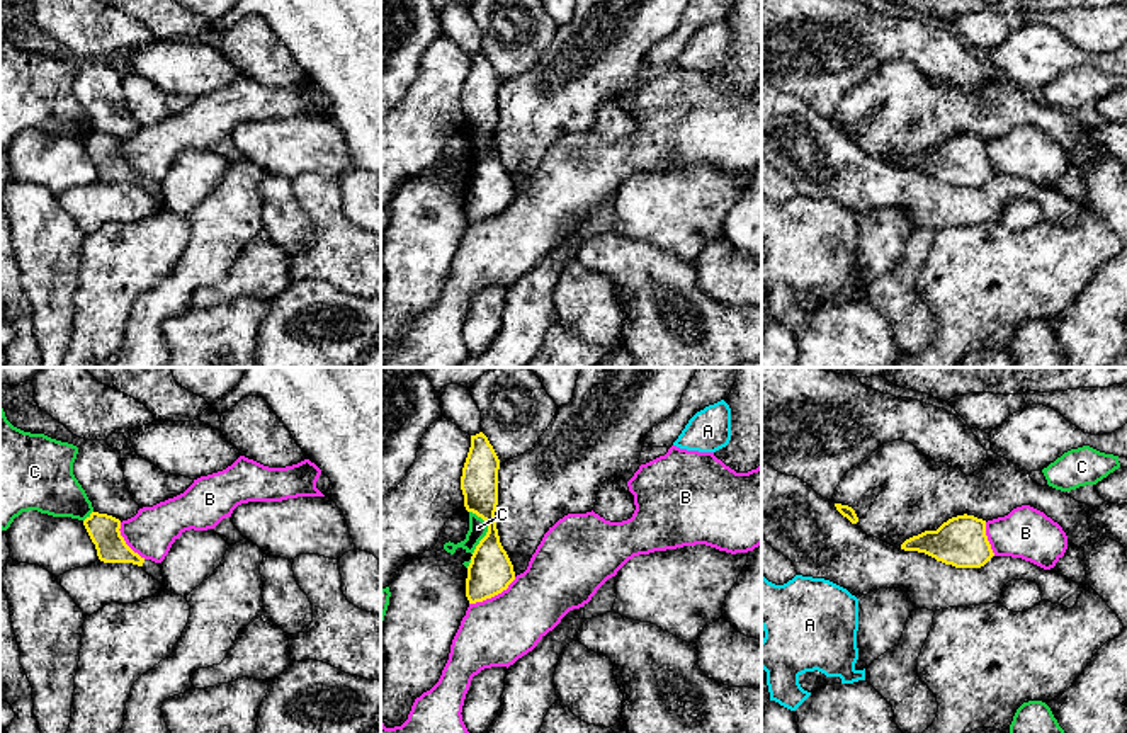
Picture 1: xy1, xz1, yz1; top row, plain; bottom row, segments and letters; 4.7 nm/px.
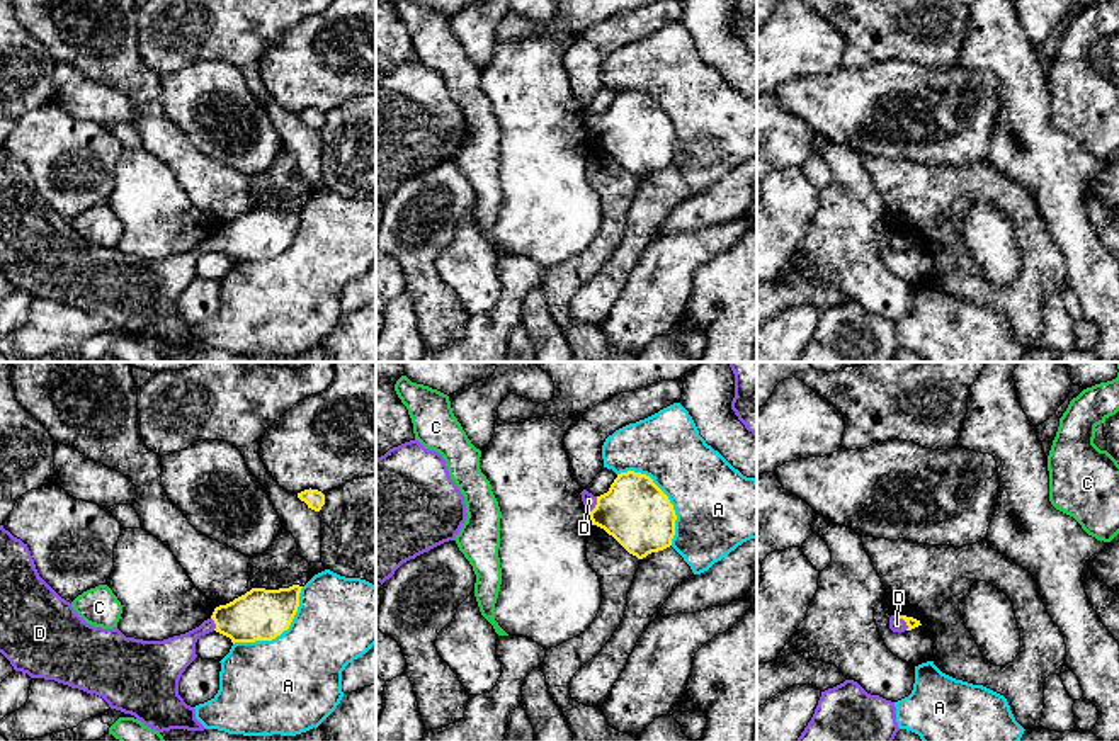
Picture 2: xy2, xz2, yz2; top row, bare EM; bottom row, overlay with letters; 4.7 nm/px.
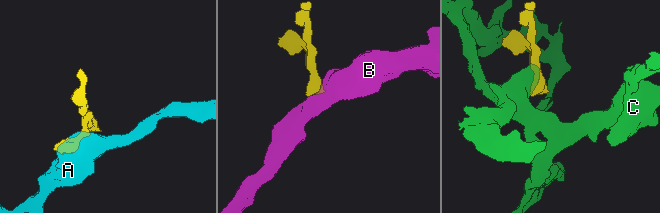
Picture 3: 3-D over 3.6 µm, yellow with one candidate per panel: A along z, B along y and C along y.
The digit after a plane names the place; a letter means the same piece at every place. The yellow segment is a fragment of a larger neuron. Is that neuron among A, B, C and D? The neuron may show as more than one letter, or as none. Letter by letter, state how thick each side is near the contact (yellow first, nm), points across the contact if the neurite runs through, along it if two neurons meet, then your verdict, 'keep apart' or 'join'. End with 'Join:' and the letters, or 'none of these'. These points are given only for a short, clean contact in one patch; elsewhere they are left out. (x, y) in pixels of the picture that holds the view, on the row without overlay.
A: 320 nm thick on the yellow side, 400 nm on the other; keep apart
B: 220 nm thick on the yellow side, 320 nm on the other; border along xz1 (515, 196), (500, 211), (470, 223); keep apart
C: 220 nm thick on the yellow side, 90 nm on the other; keep apart
D: 50 nm thick on the yellow side, 70 nm on the other; runs through yz2 (912, 242), (905, 240), (897, 243); join
Join: D

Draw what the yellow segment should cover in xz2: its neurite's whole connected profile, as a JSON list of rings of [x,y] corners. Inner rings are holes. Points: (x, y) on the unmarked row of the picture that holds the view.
[[[621,92],[607,112],[594,116],[583,109],[580,114],[592,144],[604,148],[638,178],[672,165],[677,134],[650,95]]]

